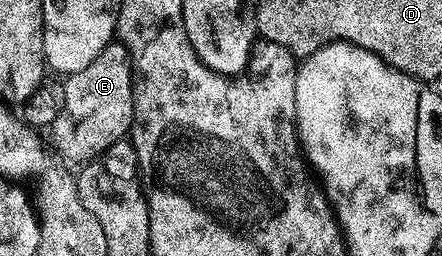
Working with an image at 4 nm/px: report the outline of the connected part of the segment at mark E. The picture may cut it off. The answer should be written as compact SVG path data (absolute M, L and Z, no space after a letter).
M121 43L106 45L81 71L70 74L62 82L63 106L57 119L49 126L51 141L63 157L86 163L100 157L114 141L124 140L135 119L135 100L131 90L131 58Z

